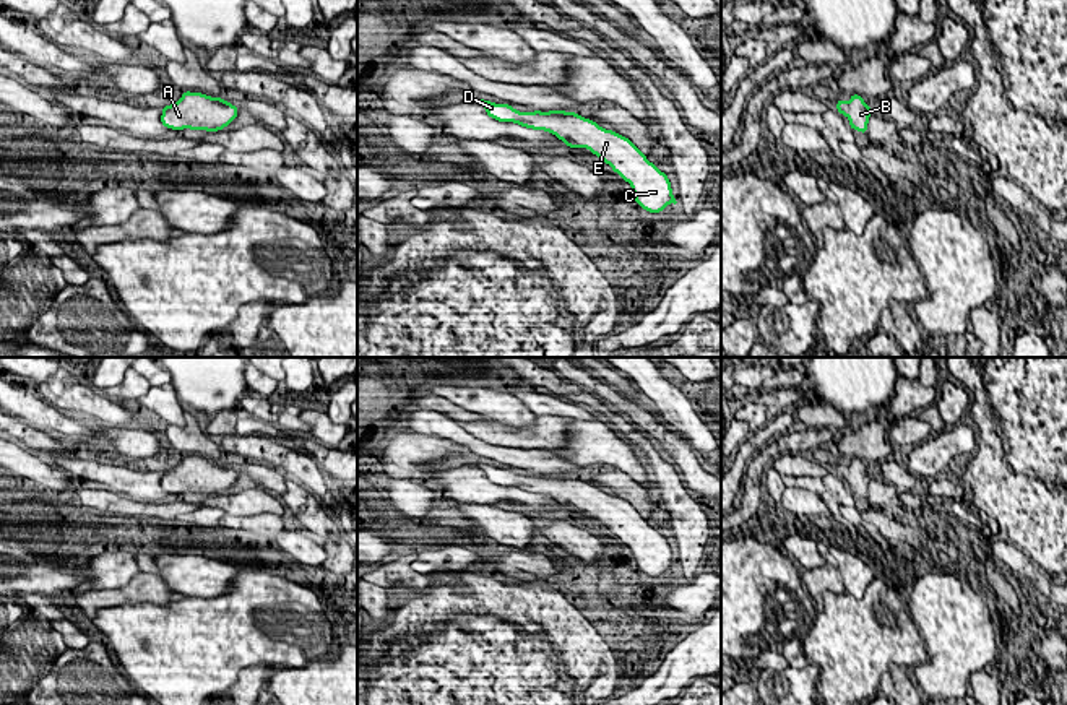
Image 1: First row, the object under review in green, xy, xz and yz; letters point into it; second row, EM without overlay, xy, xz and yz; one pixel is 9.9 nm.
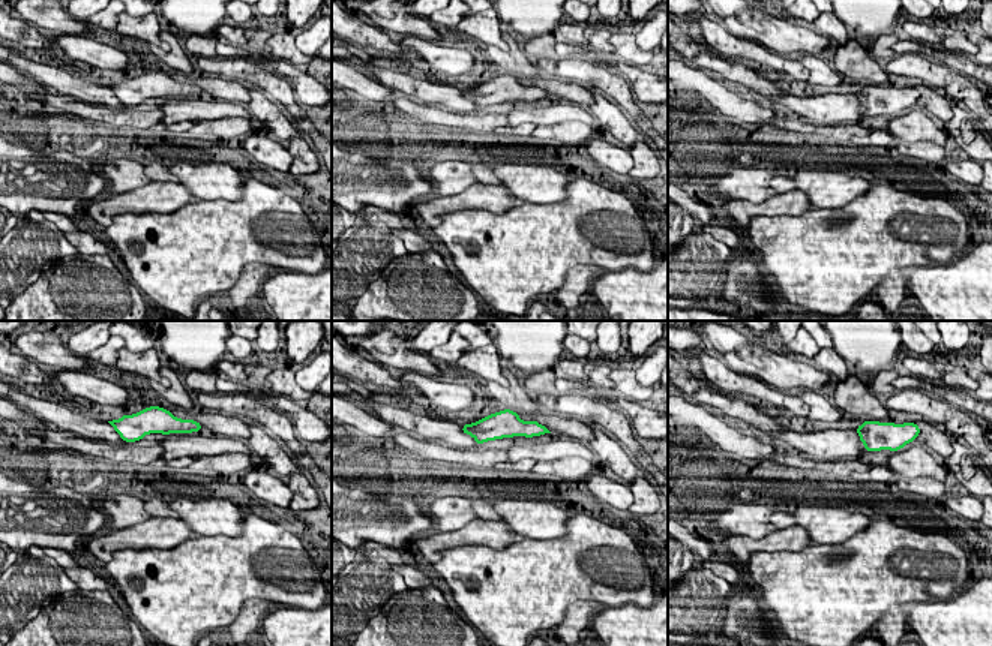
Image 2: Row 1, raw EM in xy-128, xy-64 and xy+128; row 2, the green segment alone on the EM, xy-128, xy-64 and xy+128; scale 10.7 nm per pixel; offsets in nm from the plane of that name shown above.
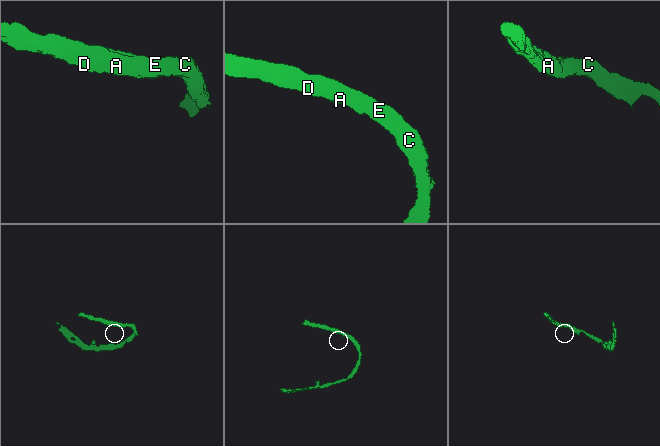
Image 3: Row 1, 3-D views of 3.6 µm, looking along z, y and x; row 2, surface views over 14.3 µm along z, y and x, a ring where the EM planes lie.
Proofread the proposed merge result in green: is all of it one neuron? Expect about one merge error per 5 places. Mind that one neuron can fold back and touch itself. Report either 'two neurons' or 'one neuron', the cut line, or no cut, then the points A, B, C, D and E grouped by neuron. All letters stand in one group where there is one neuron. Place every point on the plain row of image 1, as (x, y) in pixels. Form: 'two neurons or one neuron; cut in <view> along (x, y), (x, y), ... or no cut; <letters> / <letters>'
one neuron; no cut; A B C D E

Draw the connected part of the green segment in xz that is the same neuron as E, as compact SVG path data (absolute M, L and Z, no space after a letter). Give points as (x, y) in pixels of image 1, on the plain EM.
M466 463L482 469L489 481L499 486L513 486L533 494L546 494L570 512L588 512L603 526L609 528L625 546L632 549L633 564L650 577L663 575L672 560L671 544L627 502L612 494L604 494L596 486L580 481L577 476L520 476L510 468L495 468L484 463Z

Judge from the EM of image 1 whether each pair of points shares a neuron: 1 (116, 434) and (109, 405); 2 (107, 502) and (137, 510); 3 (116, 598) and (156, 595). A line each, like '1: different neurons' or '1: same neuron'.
1: different neurons
2: same neuron
3: same neuron

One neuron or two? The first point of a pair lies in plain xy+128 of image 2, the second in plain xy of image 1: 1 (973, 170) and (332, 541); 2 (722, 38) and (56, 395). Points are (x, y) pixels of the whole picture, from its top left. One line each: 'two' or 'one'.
1: two
2: two

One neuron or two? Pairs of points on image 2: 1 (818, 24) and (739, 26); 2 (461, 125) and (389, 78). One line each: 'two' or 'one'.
1: two
2: two

